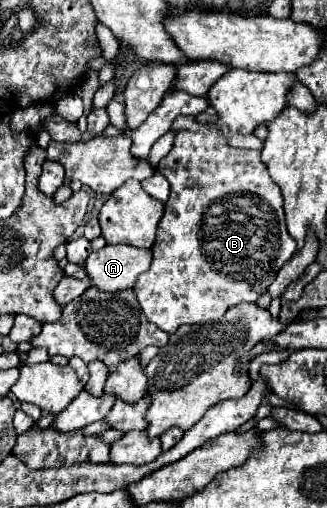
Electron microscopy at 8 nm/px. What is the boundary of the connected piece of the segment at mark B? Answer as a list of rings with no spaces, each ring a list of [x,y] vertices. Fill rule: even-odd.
[[[191,116],[177,118],[171,130],[175,130],[175,144],[159,162],[159,172],[169,180],[171,192],[155,246],[151,248],[151,268],[133,286],[145,316],[169,334],[183,324],[221,320],[227,308],[239,302],[255,302],[269,288],[271,276],[277,276],[279,268],[297,250],[285,226],[281,190],[269,176],[257,150],[231,148],[215,124],[199,124]],[[235,276],[253,276],[255,282],[245,282],[245,278],[237,282]]]

